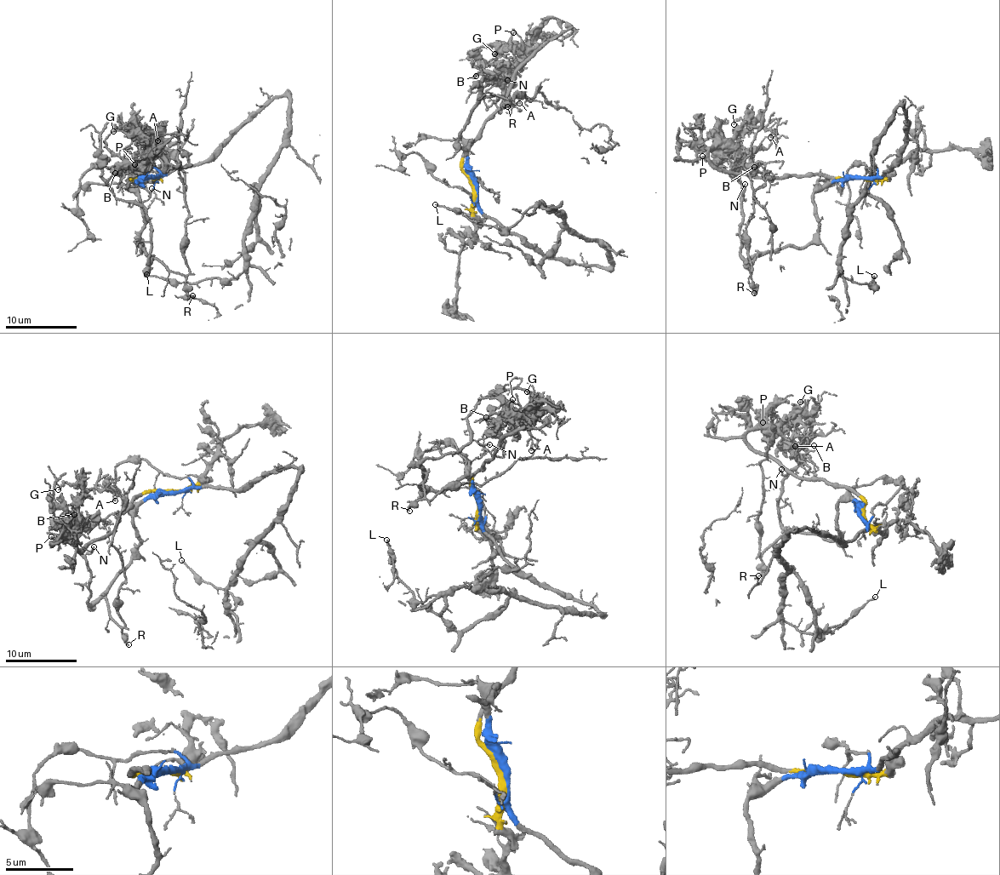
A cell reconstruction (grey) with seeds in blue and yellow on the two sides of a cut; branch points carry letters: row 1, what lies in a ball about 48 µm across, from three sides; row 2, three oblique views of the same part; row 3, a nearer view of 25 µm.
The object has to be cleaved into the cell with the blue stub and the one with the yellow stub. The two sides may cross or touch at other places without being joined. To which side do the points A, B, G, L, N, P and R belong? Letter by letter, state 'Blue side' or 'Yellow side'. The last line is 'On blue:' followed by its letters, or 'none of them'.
A: Yellow side
B: Yellow side
G: Yellow side
L: Blue side
N: Blue side
P: Yellow side
R: Blue side
On blue: L, N, R

